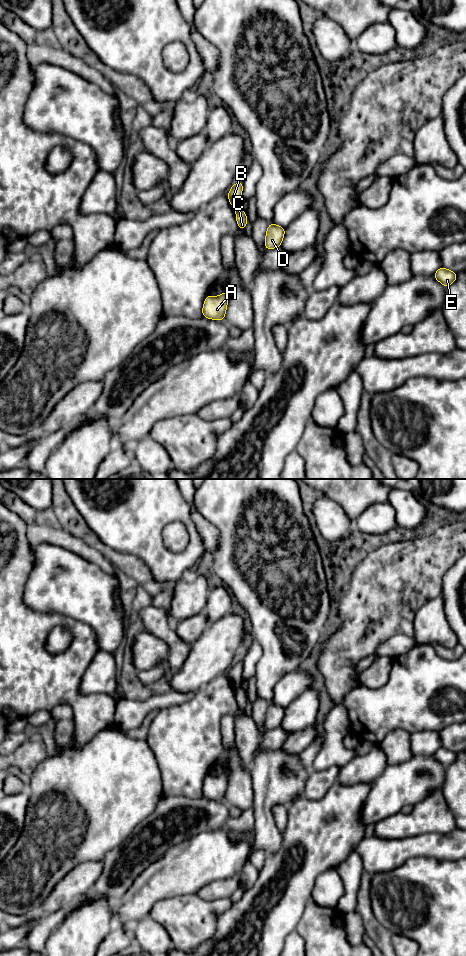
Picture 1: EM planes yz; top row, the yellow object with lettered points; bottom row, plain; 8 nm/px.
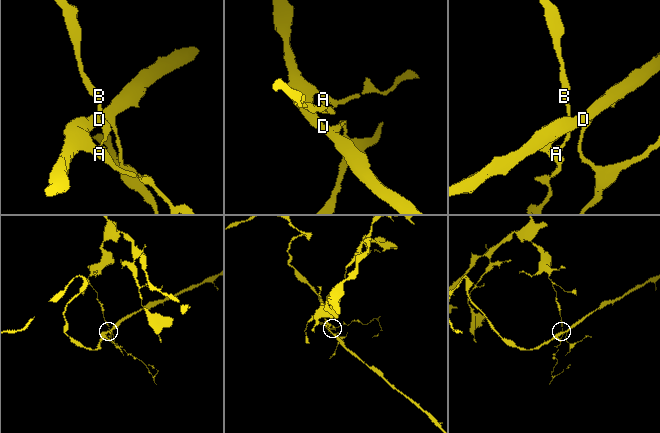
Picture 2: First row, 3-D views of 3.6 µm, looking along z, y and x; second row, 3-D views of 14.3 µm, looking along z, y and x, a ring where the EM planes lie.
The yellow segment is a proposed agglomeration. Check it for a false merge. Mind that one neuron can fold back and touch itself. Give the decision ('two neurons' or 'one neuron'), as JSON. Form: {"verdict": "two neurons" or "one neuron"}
{"verdict": "two neurons"}

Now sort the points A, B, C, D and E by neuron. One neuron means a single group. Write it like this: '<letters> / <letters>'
A C D E / B

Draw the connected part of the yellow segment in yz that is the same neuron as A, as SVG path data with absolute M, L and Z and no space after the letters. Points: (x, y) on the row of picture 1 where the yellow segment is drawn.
M224 291L220 296L208 295L202 308L203 317L213 320L225 320L229 293Z

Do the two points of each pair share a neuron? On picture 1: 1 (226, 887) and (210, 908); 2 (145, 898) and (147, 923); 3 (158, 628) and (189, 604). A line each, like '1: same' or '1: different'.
1: different
2: different
3: different

